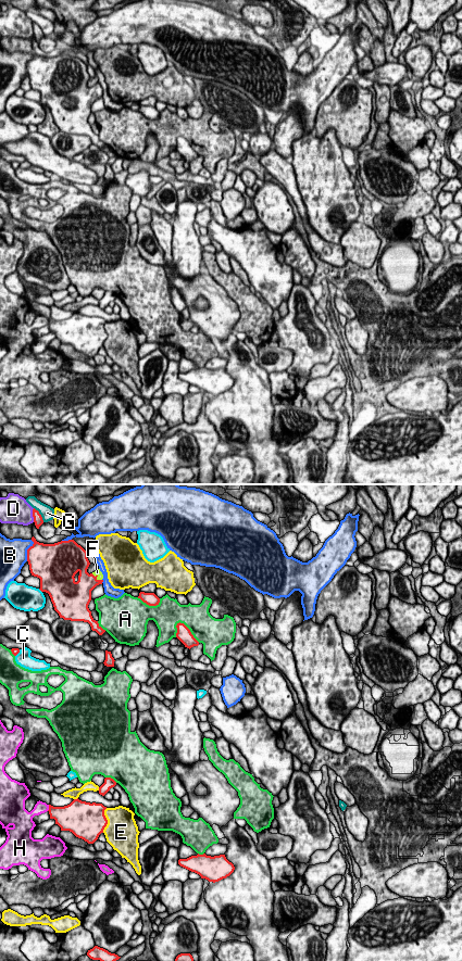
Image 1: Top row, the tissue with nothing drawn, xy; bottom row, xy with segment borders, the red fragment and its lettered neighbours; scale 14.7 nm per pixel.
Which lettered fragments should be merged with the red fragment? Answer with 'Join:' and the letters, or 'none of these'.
Join: F

